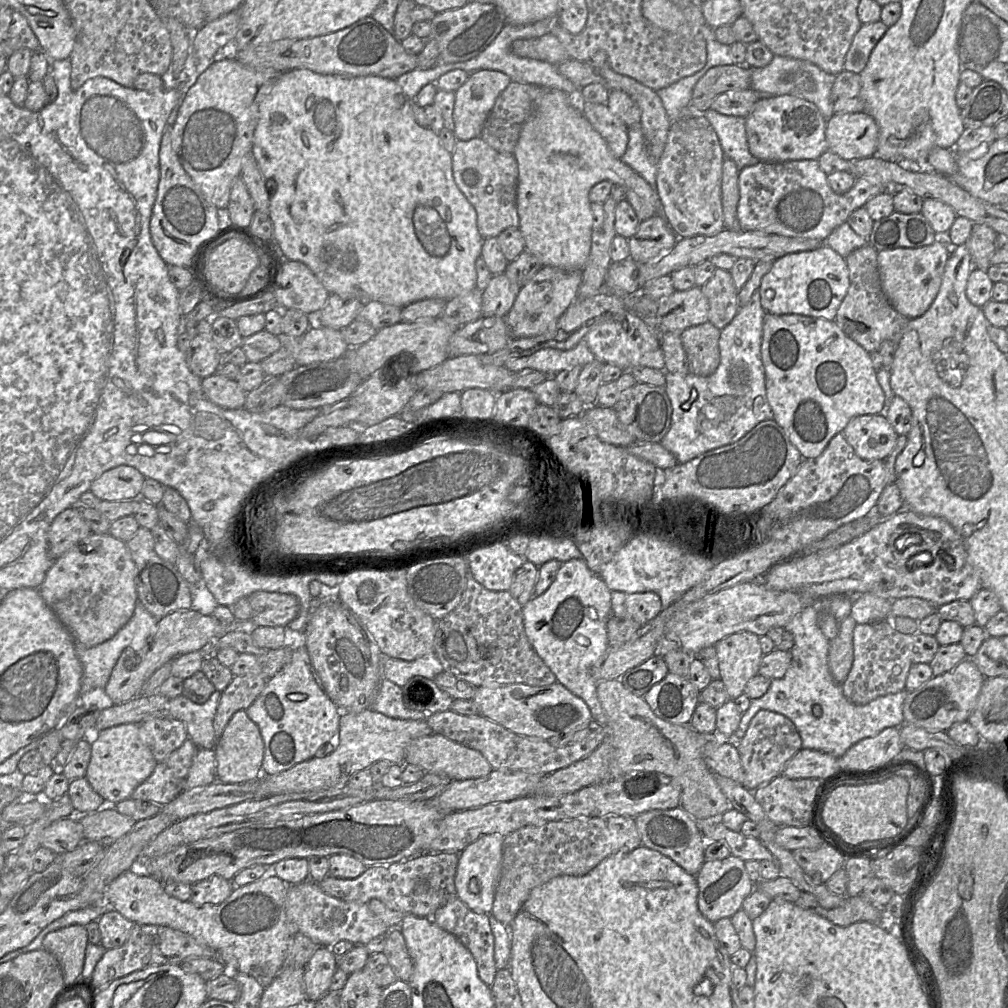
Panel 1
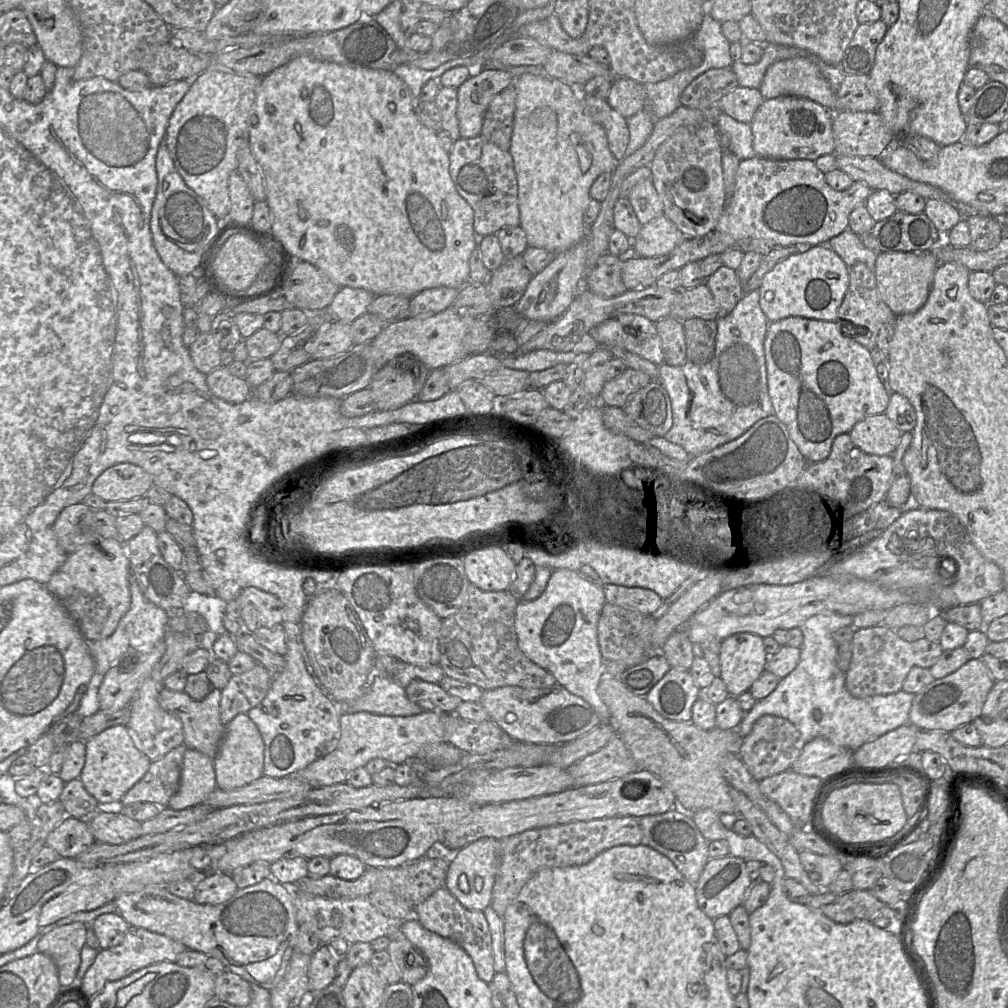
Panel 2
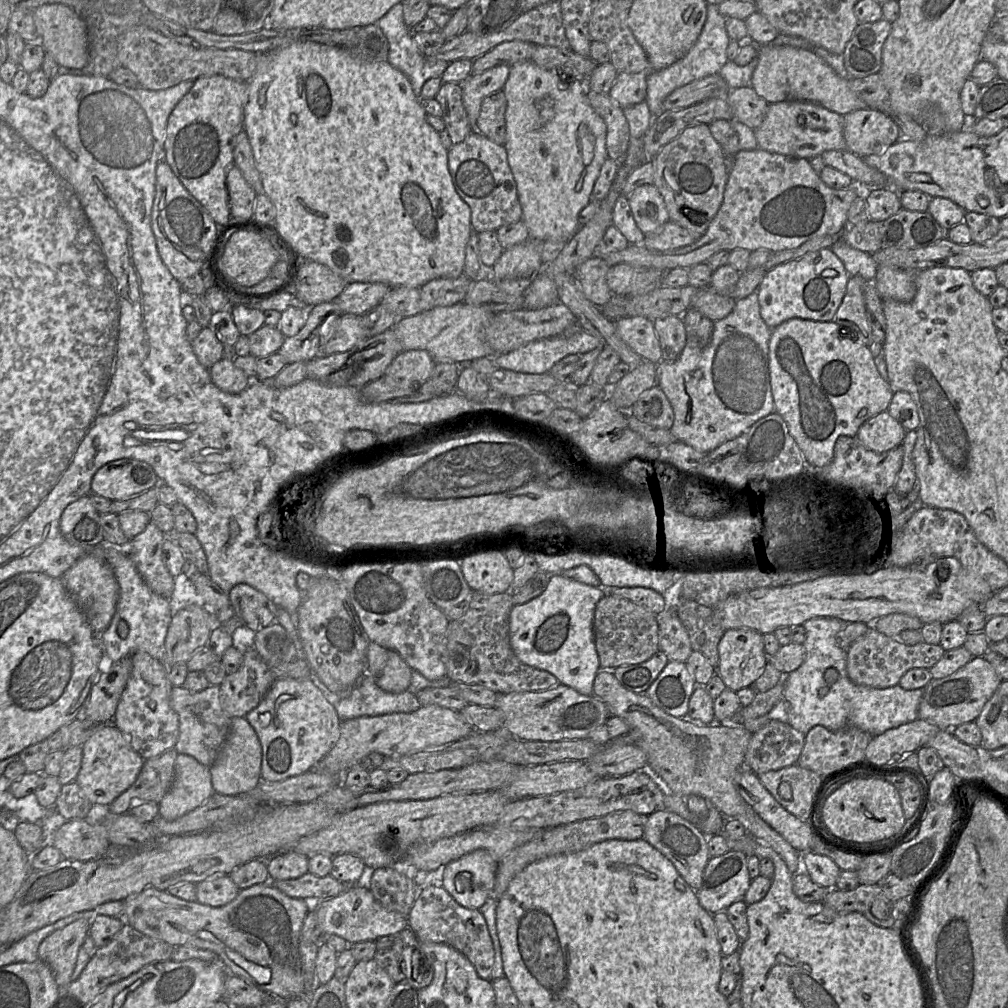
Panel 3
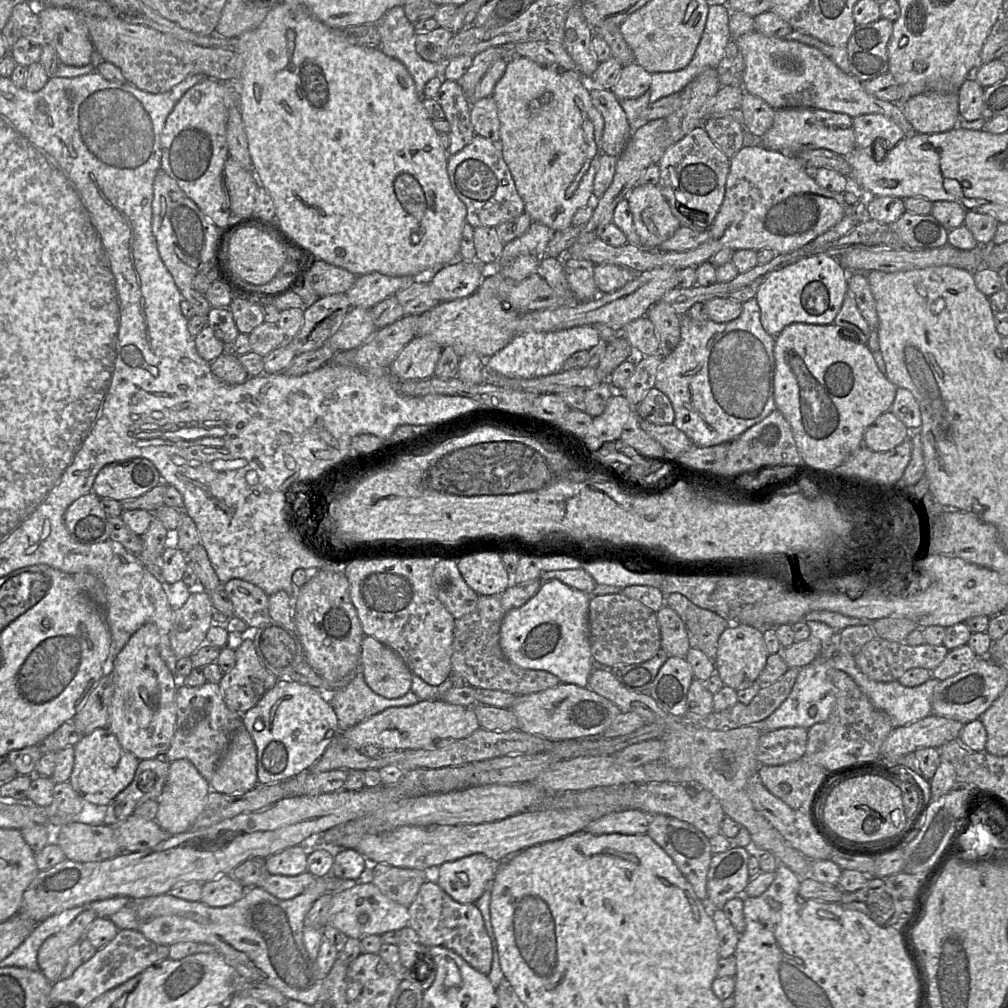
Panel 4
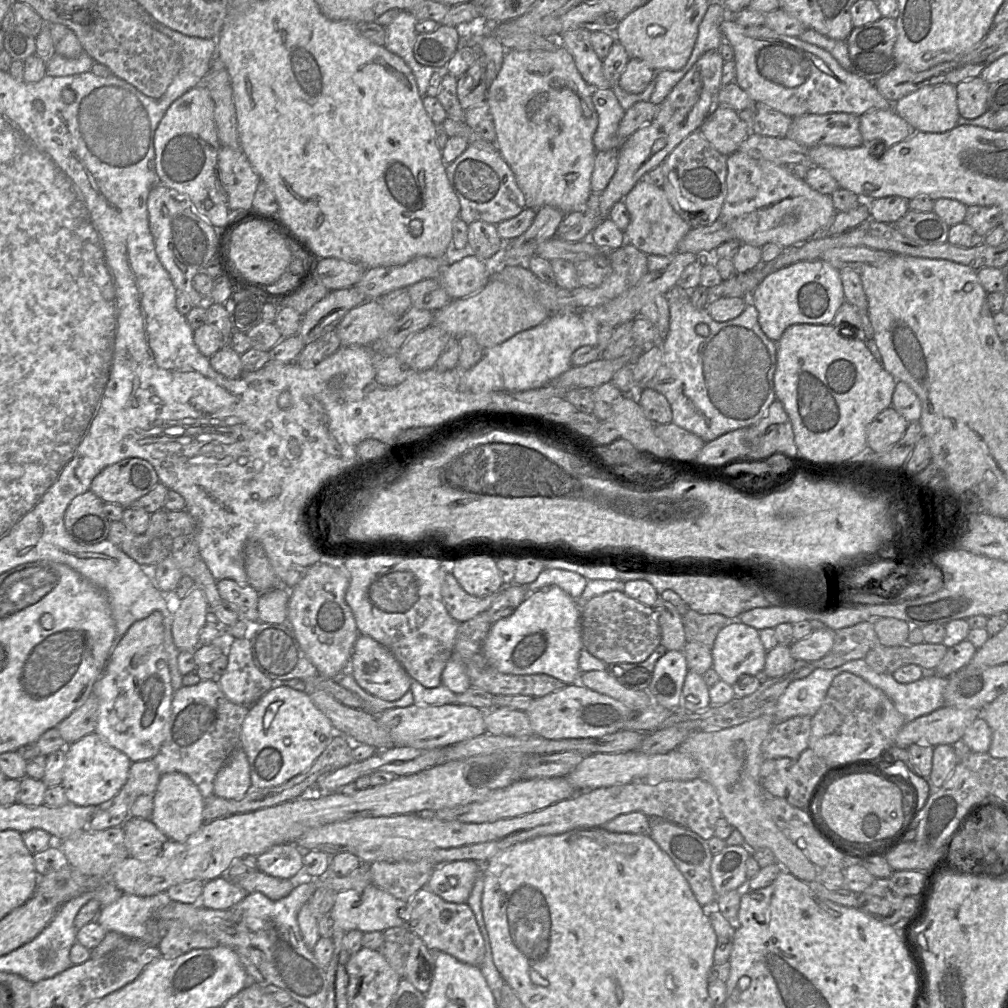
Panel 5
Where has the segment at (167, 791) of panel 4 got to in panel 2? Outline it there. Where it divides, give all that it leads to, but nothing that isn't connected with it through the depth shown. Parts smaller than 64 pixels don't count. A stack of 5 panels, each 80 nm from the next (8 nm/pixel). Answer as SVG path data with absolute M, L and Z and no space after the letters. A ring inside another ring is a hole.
M187 749L183 757L179 788L167 807L182 810L205 803L216 788L214 759L195 749Z

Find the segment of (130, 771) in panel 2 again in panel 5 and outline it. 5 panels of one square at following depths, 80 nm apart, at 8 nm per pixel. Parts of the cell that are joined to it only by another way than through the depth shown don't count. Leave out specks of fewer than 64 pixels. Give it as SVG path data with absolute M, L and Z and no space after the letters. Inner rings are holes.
M95 732L85 735L72 744L67 744L60 785L65 791L68 804L105 806L126 783L131 763L126 754L111 746Z

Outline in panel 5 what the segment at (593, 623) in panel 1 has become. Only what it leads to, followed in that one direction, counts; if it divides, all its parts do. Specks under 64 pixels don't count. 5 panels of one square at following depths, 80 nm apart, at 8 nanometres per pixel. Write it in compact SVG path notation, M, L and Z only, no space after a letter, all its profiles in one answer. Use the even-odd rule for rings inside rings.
M558 586L530 592L510 616L492 624L484 640L484 656L490 666L505 674L548 674L566 684L578 682L579 655L583 649L581 608Z

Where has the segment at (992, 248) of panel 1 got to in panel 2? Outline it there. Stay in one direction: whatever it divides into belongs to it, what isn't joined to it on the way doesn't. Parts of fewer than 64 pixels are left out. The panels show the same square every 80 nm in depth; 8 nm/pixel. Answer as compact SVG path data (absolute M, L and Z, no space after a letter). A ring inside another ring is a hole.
M971 215L965 218L970 231L970 247L978 250L990 250L998 245L1002 238L999 221L990 215Z

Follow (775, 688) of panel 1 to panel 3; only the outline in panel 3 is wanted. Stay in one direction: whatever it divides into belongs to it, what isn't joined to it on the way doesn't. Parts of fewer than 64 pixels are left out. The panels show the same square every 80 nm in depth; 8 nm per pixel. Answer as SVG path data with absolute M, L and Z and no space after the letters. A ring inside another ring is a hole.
M821 617L807 620L803 626L806 630L806 639L803 643L806 649L806 658L803 664L795 671L783 678L784 694L782 699L764 716L750 719L743 726L754 733L771 720L779 720L791 725L796 730L807 734L814 726L821 725L830 730L839 730L843 727L857 727L872 736L877 736L885 731L912 722L918 717L918 708L924 694L924 689L905 690L899 684L878 689L864 685L857 685L851 681L847 671L847 649L837 644L837 633L848 623L835 617ZM828 668L835 668L839 672L839 679L834 684L828 684L824 673Z

